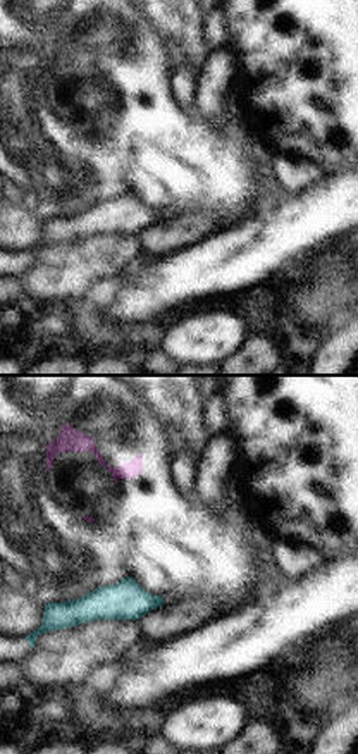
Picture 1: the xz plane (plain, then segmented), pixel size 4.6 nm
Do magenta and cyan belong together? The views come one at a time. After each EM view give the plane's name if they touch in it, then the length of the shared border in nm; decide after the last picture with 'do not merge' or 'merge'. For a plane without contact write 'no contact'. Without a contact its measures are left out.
no contact

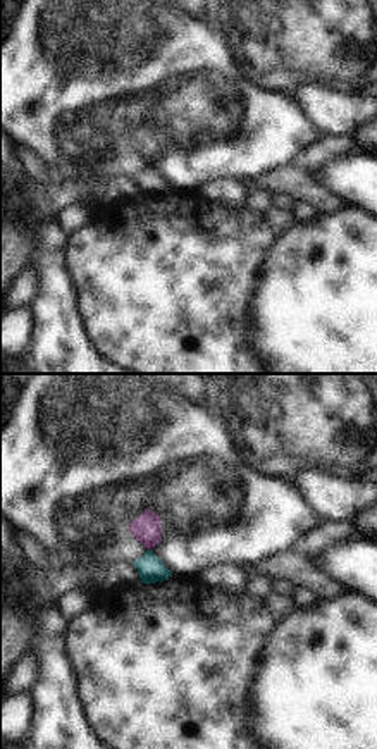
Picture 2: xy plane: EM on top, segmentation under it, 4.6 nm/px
contact in xy; length 30 nm

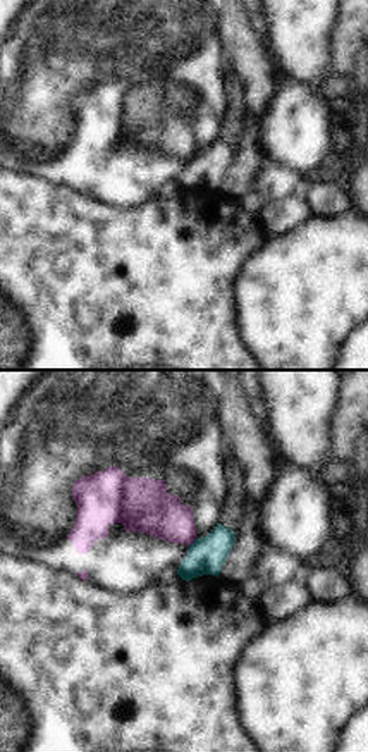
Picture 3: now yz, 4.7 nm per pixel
contact in yz; length 50 nm

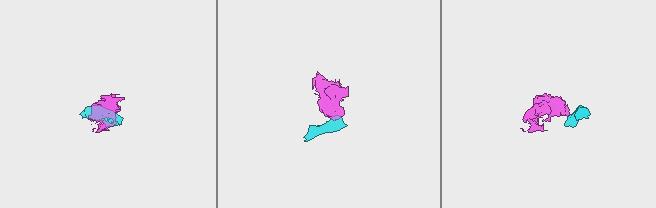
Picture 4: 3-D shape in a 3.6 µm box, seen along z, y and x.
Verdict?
do not merge

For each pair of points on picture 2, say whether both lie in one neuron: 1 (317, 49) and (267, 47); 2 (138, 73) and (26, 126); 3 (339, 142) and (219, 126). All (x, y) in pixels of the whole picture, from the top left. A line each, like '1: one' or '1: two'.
1: one
2: one
3: two

